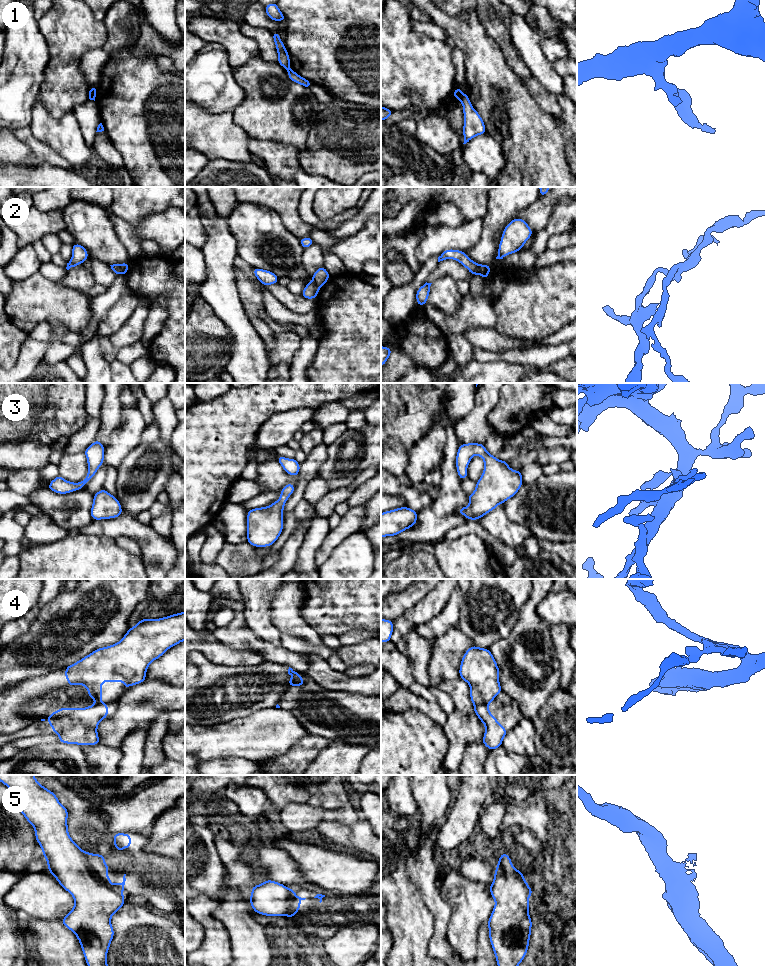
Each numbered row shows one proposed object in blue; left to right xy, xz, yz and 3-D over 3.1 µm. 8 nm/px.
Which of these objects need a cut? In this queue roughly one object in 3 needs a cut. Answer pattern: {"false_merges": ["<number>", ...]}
{"false_merges": ["1", "2", "4", "5"]}

